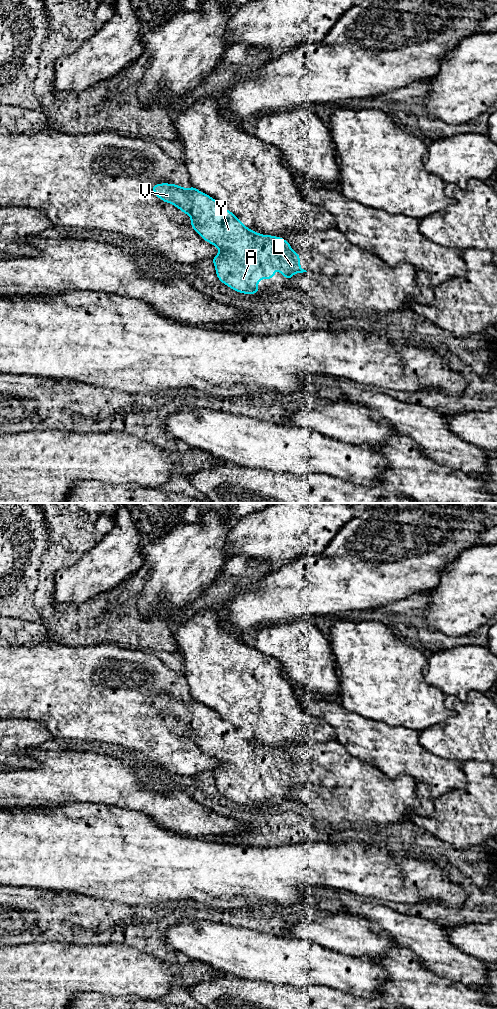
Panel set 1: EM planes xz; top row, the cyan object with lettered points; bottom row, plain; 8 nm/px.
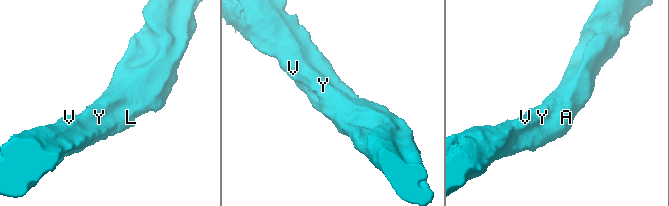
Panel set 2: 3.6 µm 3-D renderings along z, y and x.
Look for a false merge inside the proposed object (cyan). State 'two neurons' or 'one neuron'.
one neuron

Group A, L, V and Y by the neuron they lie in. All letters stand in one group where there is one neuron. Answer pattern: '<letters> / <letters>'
A L V Y

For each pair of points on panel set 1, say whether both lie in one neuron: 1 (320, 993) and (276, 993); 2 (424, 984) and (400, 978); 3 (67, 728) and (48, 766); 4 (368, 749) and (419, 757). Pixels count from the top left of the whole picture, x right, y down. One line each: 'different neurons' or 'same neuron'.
1: same neuron
2: same neuron
3: different neurons
4: same neuron

